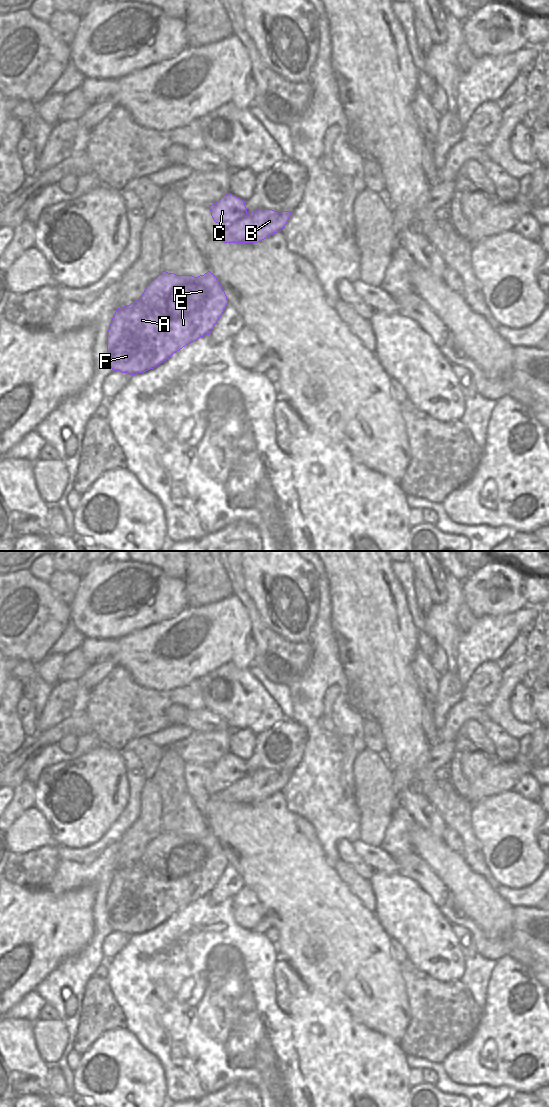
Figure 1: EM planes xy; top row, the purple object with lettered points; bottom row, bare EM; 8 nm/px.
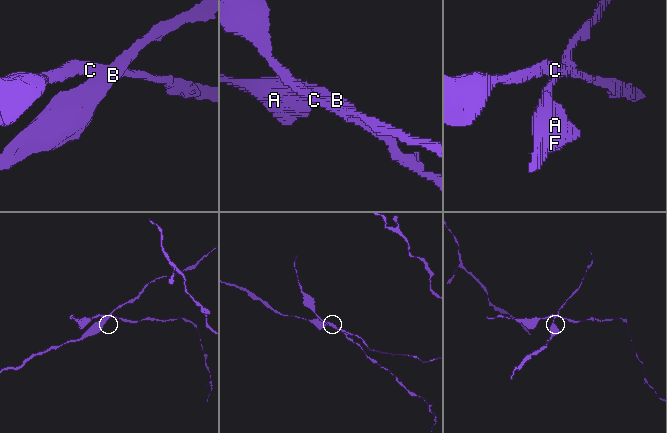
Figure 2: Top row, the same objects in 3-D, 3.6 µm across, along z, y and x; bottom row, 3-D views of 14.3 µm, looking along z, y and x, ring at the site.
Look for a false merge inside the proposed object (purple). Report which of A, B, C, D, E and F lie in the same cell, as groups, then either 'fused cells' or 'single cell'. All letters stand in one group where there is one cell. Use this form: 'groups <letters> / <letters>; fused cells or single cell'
groups A B D E F / C; fused cells

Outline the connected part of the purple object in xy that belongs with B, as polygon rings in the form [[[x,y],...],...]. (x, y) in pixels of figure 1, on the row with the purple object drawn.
[[[258,209],[231,225],[221,225],[214,237],[224,243],[258,243],[281,232],[291,211]]]

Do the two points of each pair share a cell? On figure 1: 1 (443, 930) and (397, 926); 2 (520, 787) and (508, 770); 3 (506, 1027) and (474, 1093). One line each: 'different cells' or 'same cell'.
1: same cell
2: different cells
3: different cells

